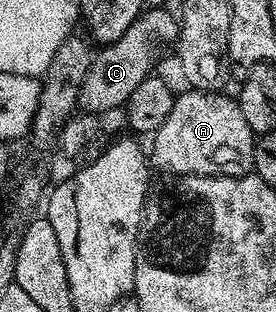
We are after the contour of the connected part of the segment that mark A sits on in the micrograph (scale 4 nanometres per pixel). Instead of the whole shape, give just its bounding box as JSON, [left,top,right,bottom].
[150,90,257,177]

